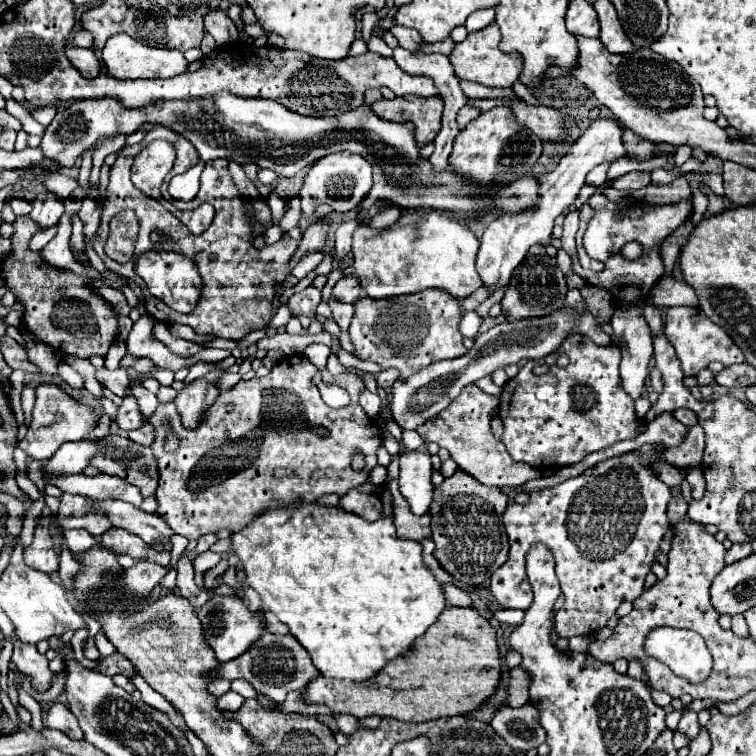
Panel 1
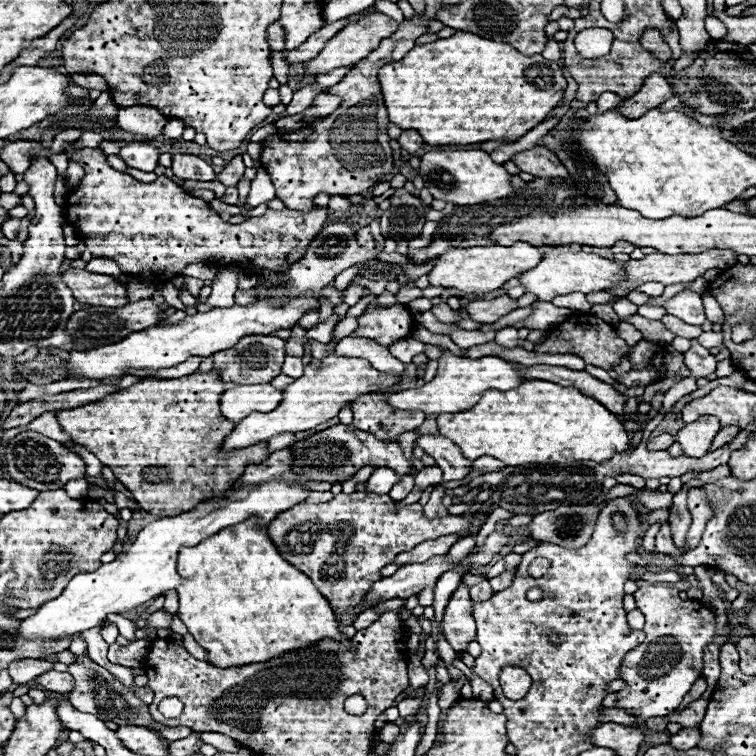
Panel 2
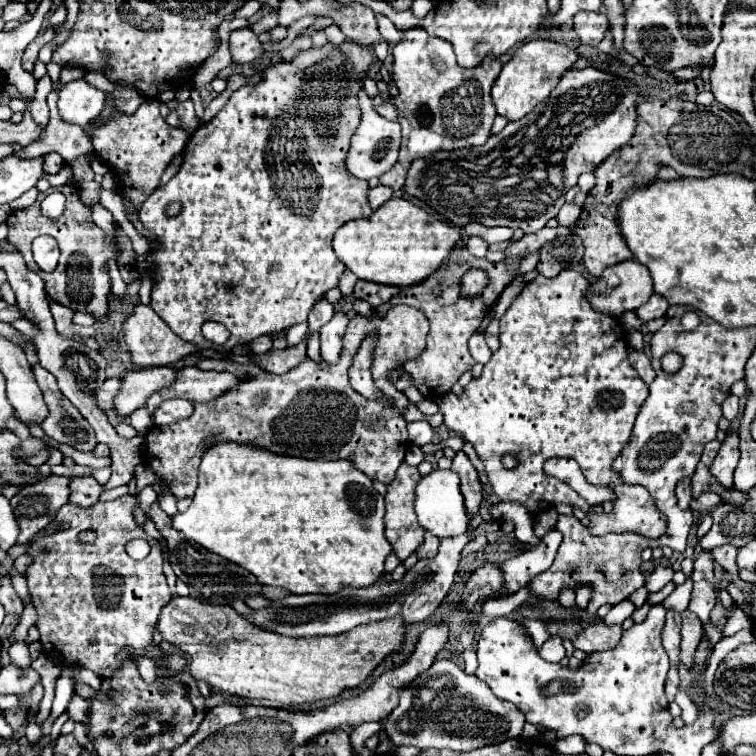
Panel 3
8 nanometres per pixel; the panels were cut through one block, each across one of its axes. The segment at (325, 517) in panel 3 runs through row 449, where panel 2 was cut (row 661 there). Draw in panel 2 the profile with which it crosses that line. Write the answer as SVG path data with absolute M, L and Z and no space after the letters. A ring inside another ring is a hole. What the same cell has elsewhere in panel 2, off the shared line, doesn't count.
M250 516L240 524L220 530L198 546L180 548L178 552L178 574L182 576L182 584L176 588L180 596L178 618L208 652L208 660L216 666L266 662L288 650L310 646L312 642L318 642L318 638L336 638L348 646L346 636L336 628L336 616L328 600L316 590L306 574L282 558L268 536L268 526L260 526L258 522L258 516Z

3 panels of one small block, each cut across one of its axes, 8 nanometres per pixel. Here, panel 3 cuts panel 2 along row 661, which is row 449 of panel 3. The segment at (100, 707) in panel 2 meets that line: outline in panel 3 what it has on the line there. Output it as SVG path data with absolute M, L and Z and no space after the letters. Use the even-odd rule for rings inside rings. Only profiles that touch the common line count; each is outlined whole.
M34 366L34 378L48 406L48 416L42 422L42 430L56 442L64 442L80 452L90 452L96 446L92 428L74 404L60 392L56 378L40 366Z

